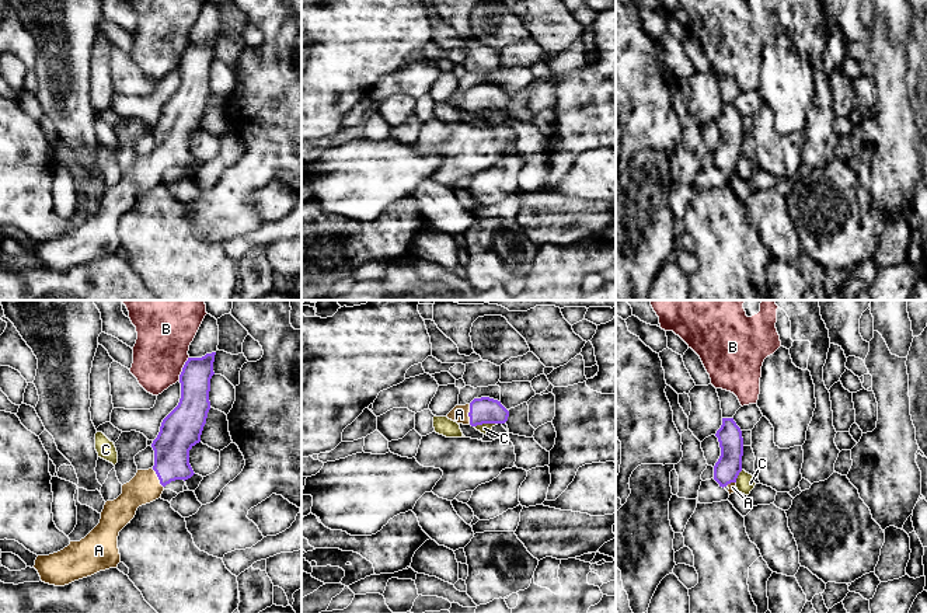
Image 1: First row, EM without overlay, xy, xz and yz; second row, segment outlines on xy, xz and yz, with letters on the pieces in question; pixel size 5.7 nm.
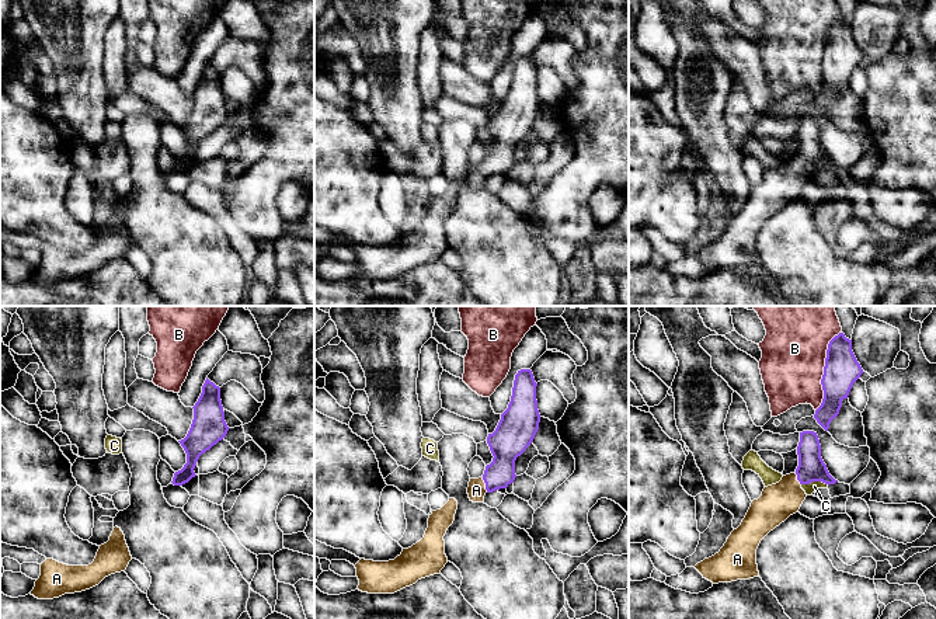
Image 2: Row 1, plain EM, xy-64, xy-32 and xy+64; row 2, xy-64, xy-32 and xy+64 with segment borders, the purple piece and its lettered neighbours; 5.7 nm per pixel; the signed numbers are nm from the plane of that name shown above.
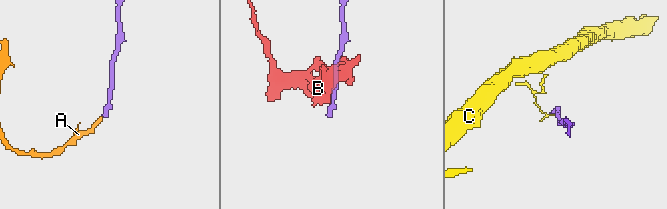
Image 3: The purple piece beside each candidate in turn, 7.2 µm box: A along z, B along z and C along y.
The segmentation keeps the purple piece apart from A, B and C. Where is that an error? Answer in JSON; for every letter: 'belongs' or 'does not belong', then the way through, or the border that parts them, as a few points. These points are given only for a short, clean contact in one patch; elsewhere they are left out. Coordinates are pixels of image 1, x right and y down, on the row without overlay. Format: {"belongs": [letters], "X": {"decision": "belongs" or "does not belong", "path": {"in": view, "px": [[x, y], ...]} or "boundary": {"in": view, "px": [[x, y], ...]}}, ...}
{"belongs": ["A"], "A": {"decision": "belongs", "path": {"in": "xz", "px": [[484, 96], [469, 100], [459, 100]]}}, "B": {"decision": "does not belong", "boundary": {"in": "xy", "px": [[188, 42], [178, 66]]}}, "C": {"decision": "does not belong", "boundary": {"in": "xz", "px": [[497, 108], [483, 108], [474, 112]]}}}

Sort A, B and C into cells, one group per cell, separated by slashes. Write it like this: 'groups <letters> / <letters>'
groups A / B / C

